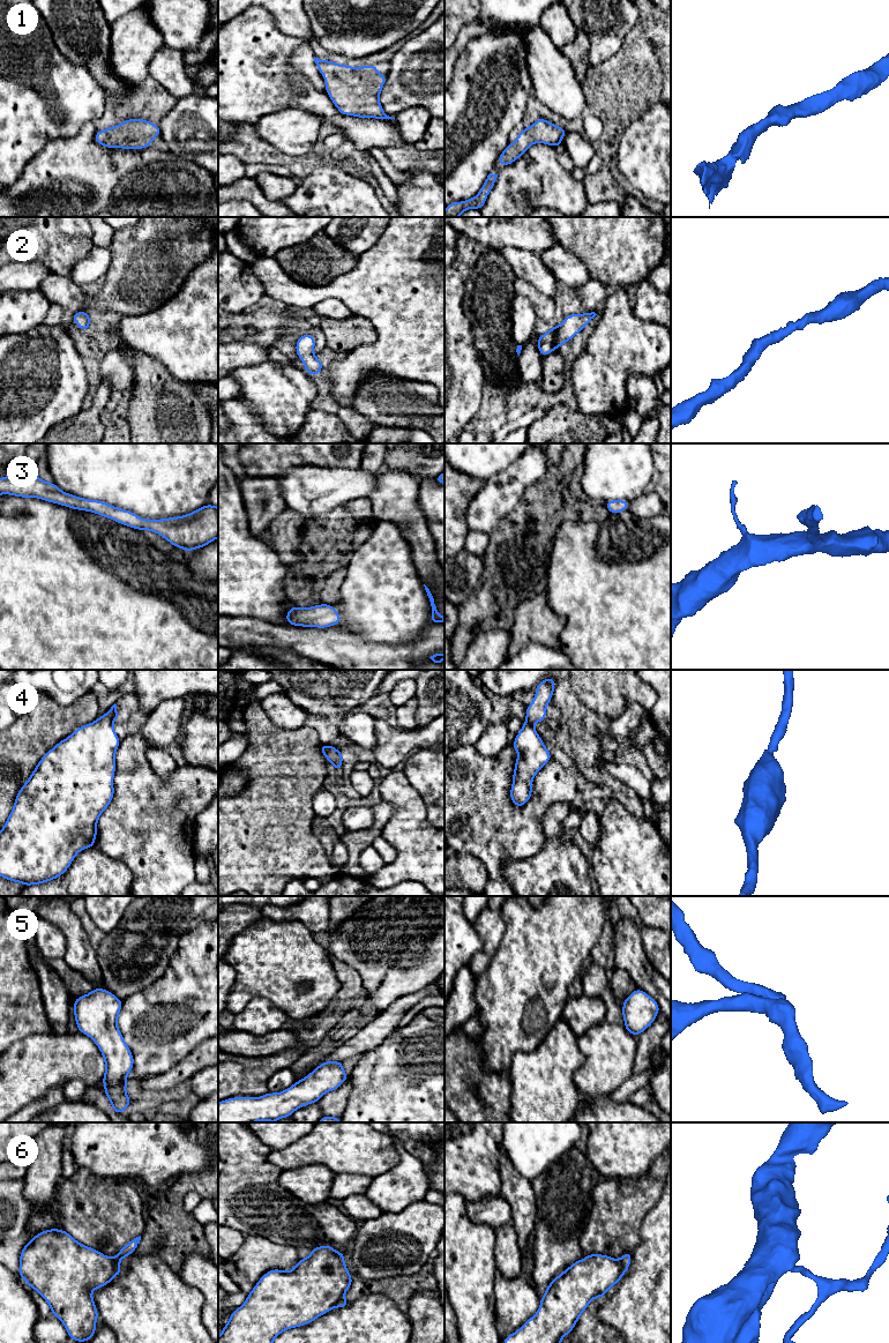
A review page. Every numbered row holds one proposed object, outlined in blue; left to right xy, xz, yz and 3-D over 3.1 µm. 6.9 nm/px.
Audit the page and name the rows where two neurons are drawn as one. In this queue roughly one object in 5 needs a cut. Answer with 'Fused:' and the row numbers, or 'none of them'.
Fused: 6

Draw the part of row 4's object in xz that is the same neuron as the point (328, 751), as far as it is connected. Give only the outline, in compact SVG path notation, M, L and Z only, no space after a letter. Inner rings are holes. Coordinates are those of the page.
M321 745L321 753L334 766L335 771L342 770L342 761L344 755L333 745Z

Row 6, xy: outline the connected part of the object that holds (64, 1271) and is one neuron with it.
M48 1229L27 1243L18 1275L51 1306L69 1338L90 1341L99 1318L92 1291L117 1276L113 1259L76 1241L68 1232Z

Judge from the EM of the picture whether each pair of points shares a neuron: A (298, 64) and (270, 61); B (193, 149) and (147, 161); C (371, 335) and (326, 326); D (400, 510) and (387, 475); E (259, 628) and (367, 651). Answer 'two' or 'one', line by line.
A: two
B: two
C: one
D: one
E: one

